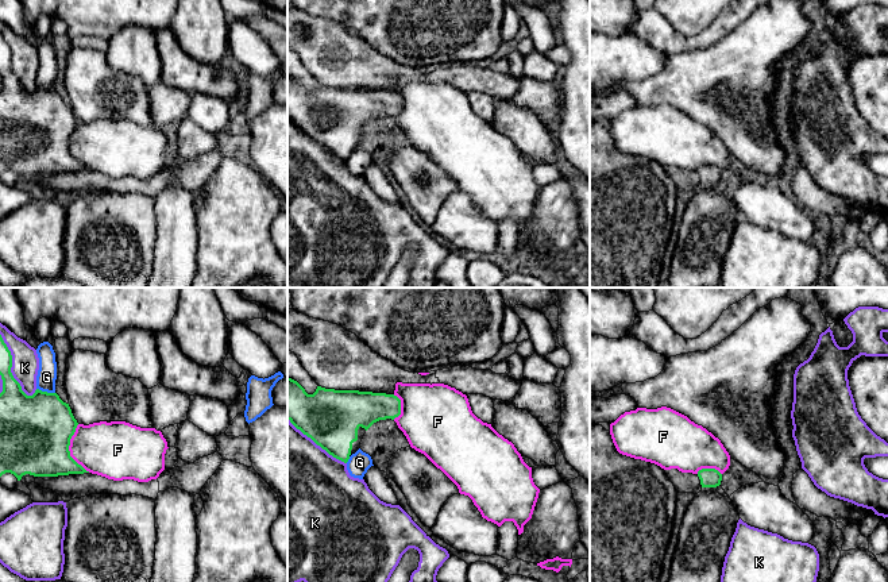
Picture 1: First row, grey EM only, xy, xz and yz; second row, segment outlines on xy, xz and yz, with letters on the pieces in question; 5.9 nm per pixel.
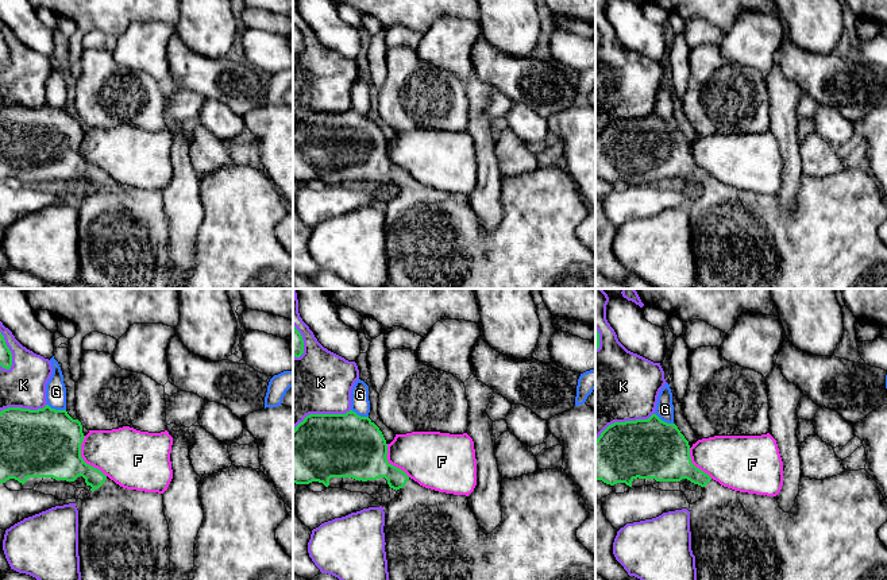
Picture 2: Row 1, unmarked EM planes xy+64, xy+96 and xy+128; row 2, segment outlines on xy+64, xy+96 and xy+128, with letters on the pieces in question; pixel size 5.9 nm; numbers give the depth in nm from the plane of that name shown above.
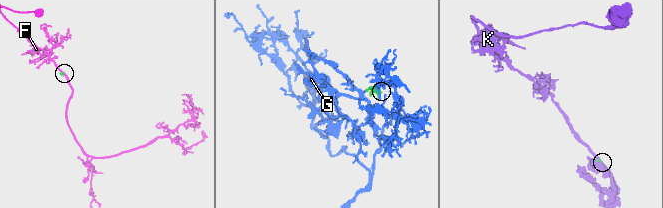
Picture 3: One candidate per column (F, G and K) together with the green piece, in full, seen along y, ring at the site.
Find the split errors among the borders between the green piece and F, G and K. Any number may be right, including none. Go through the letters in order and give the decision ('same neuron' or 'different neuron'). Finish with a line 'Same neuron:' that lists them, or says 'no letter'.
F: different neuron
G: different neuron
K: different neuron
Same neuron: no letter

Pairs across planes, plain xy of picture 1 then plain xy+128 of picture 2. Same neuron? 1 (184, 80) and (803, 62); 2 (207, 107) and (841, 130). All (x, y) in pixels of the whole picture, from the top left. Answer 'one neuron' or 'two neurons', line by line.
1: one neuron
2: one neuron

